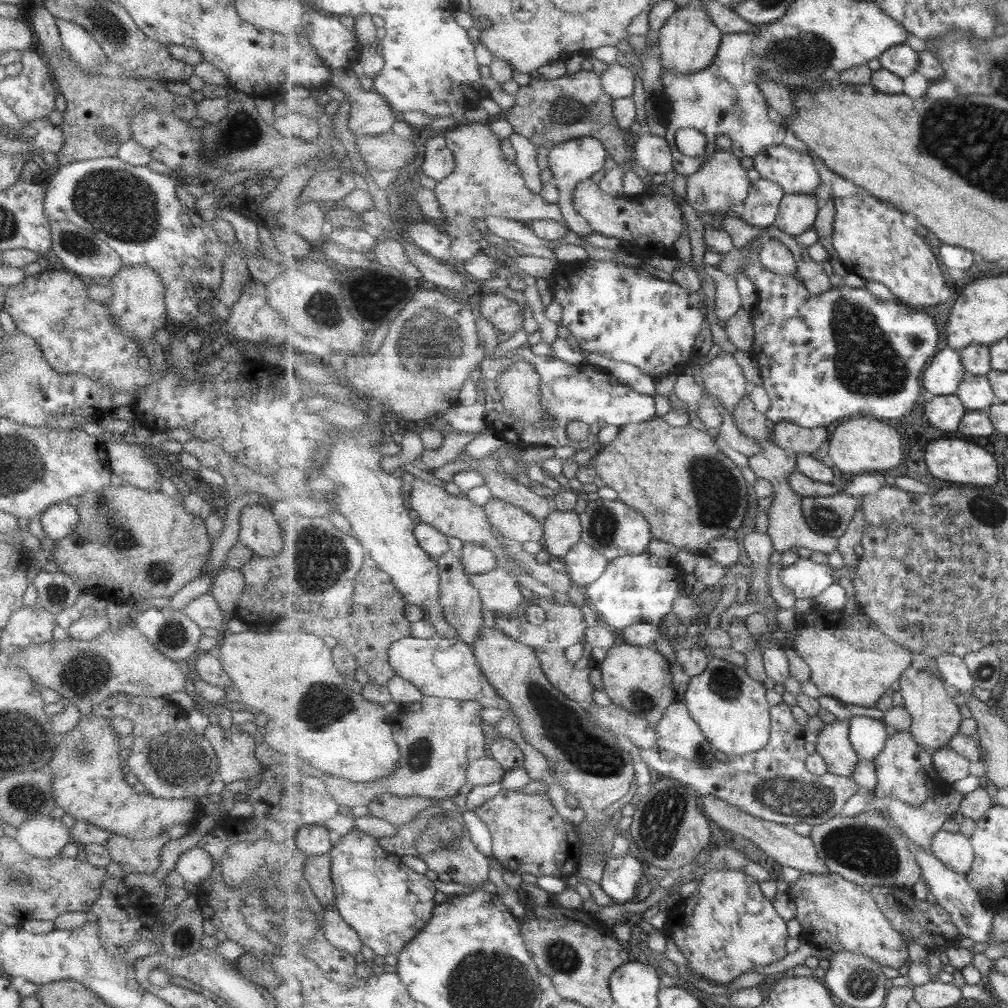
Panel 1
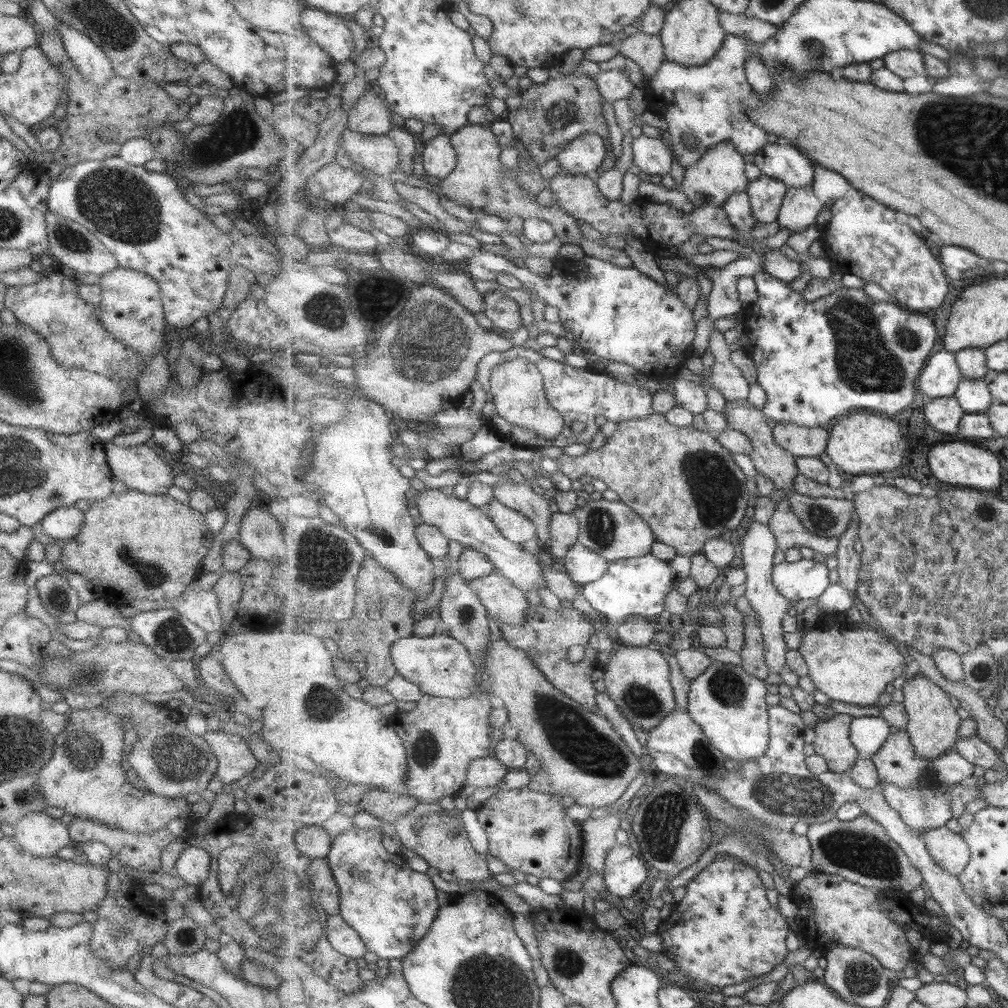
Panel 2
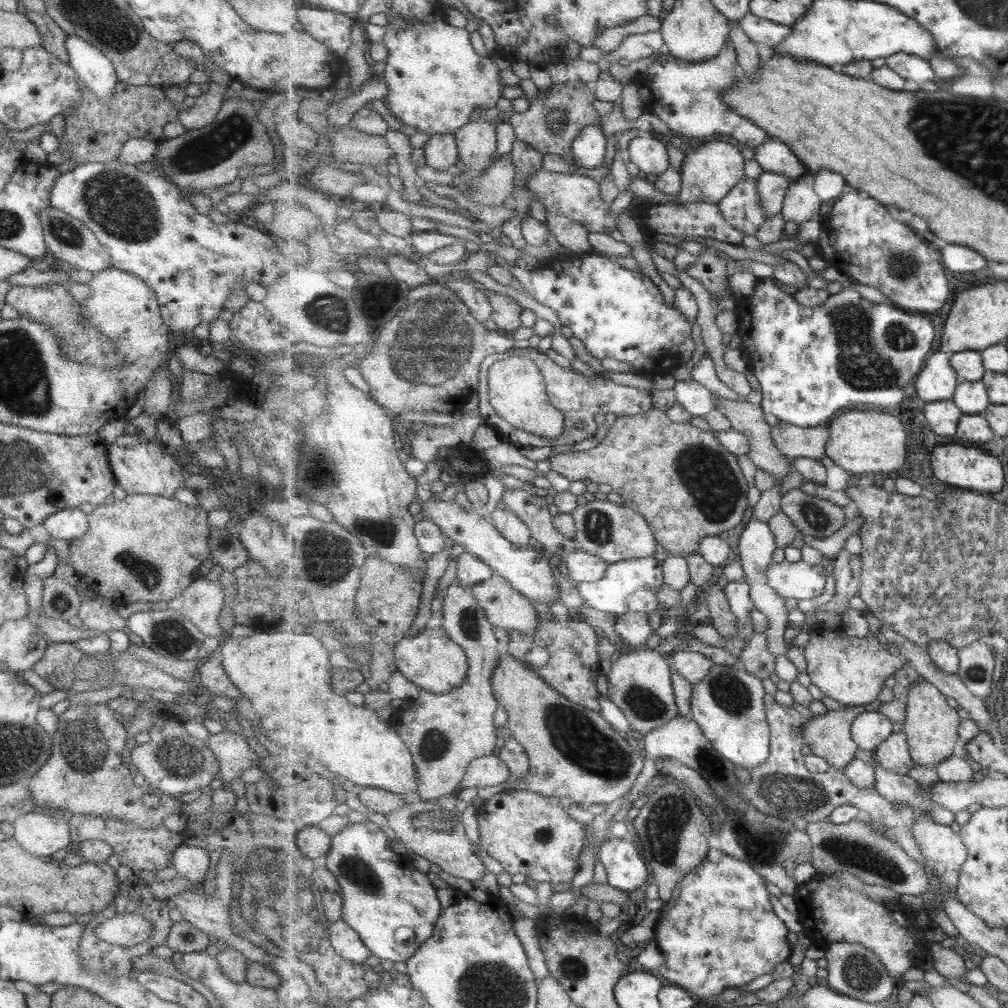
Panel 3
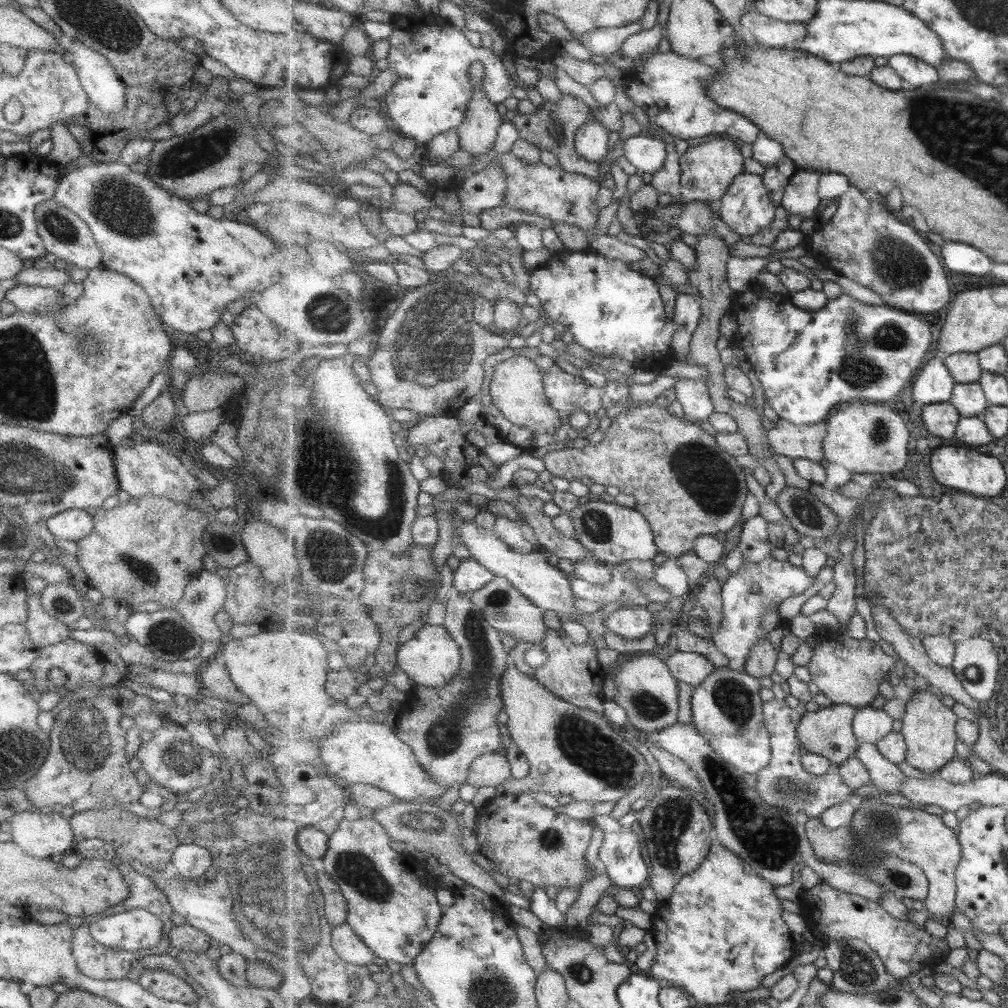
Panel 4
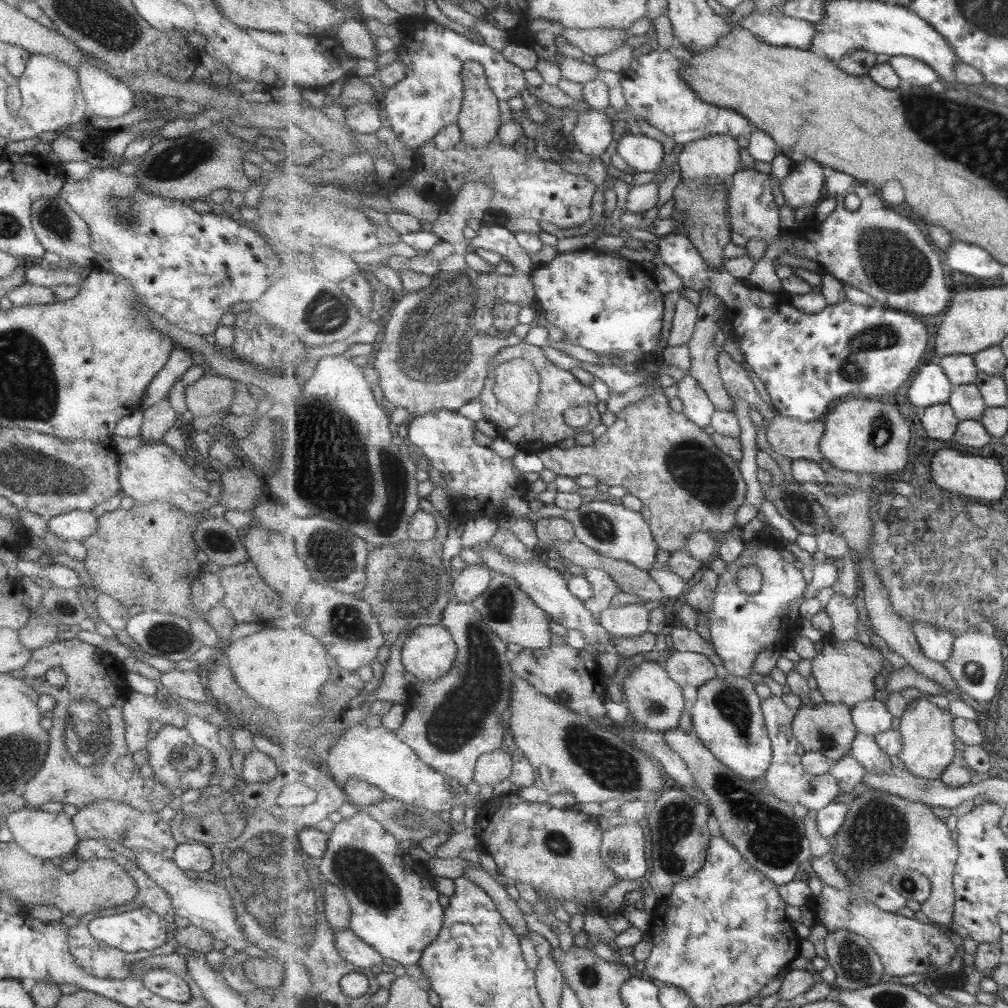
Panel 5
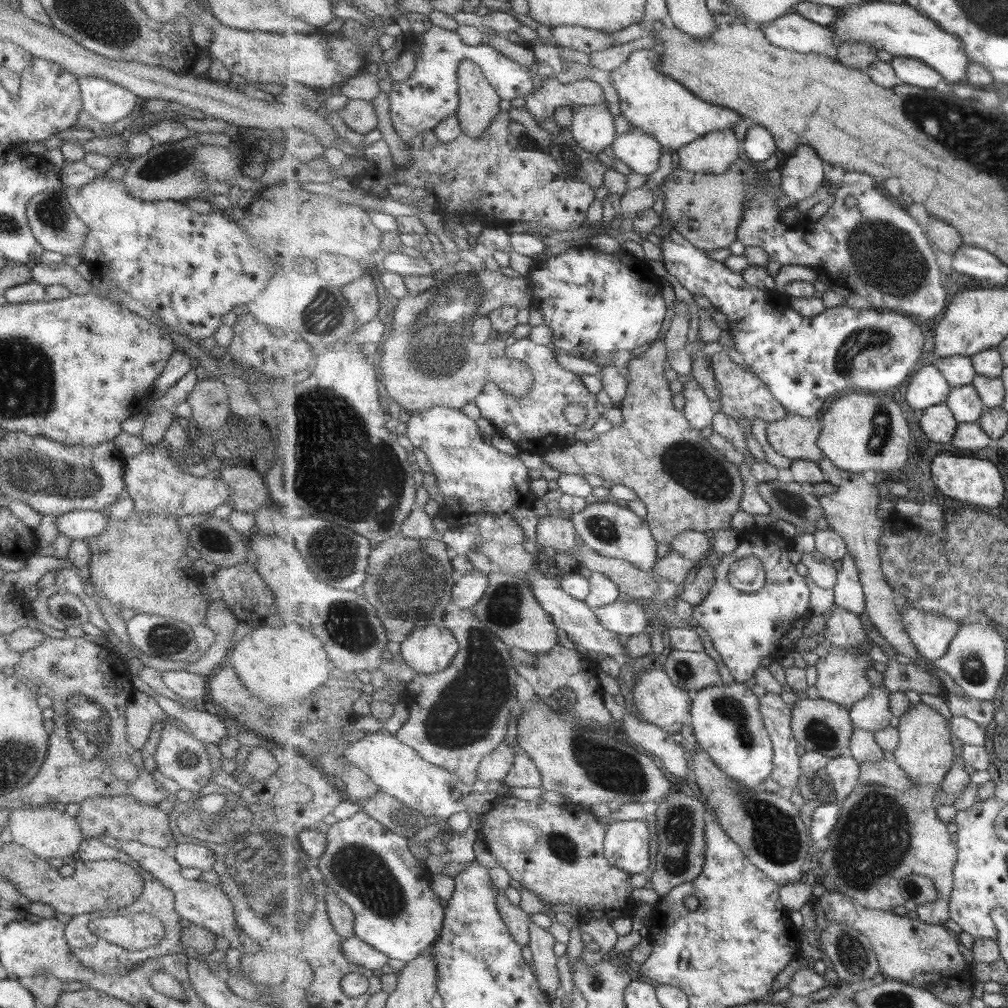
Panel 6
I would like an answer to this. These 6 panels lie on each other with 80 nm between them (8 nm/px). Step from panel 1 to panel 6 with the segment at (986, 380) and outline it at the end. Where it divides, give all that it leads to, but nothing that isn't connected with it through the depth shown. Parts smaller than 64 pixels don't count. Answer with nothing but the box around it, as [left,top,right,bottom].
[946,384,987,423]

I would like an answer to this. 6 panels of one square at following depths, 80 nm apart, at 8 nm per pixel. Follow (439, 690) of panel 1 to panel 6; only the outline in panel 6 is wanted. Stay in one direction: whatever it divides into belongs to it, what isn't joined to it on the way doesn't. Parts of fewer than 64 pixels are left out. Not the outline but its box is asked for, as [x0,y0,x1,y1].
[402,626,460,675]

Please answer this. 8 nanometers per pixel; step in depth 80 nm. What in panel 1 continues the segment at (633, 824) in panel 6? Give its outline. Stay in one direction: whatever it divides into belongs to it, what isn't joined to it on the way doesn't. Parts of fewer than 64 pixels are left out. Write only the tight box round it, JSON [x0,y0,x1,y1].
[600,848,645,904]

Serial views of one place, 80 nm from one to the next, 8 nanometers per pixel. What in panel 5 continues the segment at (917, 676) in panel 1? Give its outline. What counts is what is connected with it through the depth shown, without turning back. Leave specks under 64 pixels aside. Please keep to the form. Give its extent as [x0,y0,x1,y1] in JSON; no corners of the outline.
[899,697,960,779]

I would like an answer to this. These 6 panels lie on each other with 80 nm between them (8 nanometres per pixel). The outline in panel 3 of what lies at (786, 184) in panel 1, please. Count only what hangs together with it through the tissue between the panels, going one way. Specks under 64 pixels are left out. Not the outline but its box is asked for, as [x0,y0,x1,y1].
[753,137,811,183]

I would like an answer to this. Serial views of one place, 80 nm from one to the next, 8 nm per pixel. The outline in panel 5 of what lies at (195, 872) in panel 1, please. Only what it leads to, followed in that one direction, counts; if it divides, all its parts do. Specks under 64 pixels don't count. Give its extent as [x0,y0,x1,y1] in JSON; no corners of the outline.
[171,840,214,873]

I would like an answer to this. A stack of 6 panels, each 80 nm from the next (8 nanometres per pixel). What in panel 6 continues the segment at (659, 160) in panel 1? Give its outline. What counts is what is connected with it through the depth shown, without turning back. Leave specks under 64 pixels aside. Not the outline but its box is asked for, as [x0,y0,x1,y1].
[611,128,664,176]

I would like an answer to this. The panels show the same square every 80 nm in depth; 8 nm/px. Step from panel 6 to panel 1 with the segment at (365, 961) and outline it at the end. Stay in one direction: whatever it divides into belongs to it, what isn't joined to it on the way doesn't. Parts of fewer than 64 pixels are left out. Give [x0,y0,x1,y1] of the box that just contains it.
[323,905,364,954]

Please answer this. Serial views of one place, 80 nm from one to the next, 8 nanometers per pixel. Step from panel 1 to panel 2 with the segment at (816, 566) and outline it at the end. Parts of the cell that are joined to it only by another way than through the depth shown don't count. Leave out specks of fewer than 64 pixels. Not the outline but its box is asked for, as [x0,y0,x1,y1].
[774,559,829,601]

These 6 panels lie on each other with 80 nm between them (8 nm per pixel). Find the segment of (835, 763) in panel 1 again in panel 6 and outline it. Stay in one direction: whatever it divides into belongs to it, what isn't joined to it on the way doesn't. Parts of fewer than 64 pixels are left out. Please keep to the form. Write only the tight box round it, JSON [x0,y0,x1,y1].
[791,699,856,759]

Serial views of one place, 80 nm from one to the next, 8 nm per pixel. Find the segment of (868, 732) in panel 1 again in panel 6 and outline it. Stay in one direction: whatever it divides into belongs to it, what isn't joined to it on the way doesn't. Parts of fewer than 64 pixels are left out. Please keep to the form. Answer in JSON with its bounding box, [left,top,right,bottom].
[850,684,894,733]

